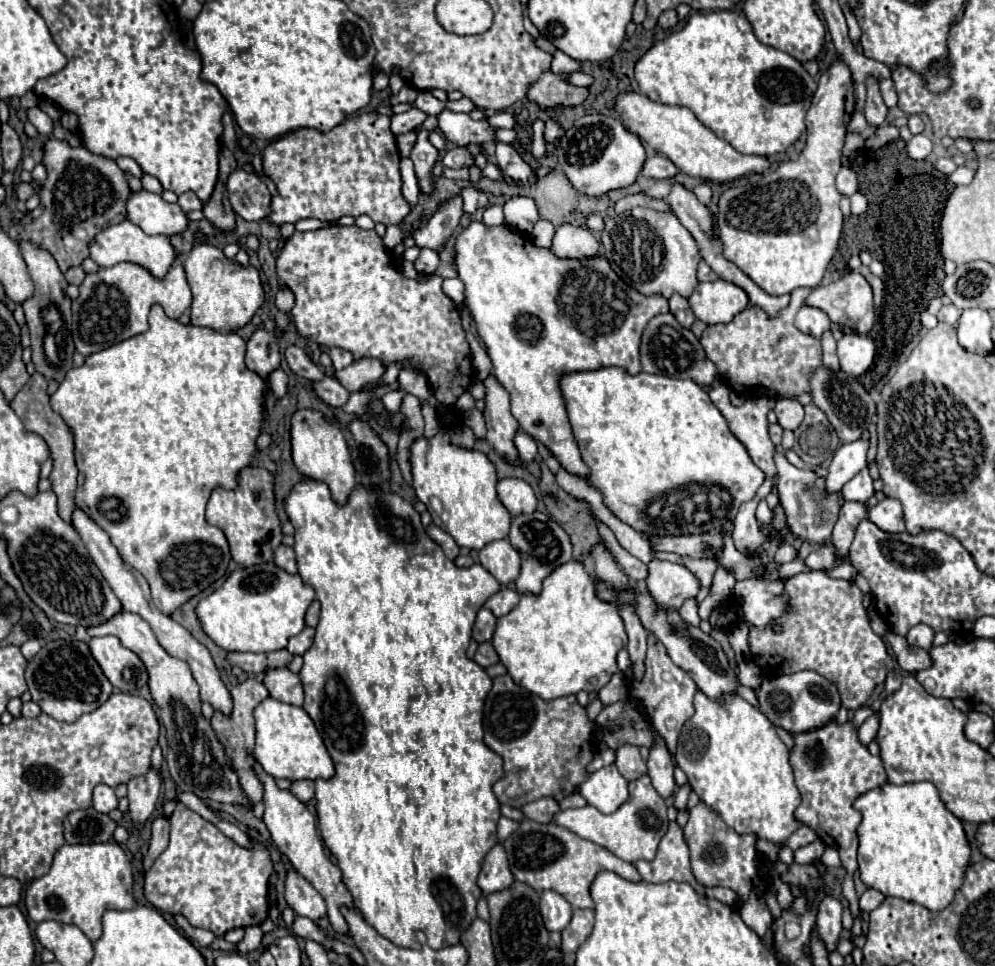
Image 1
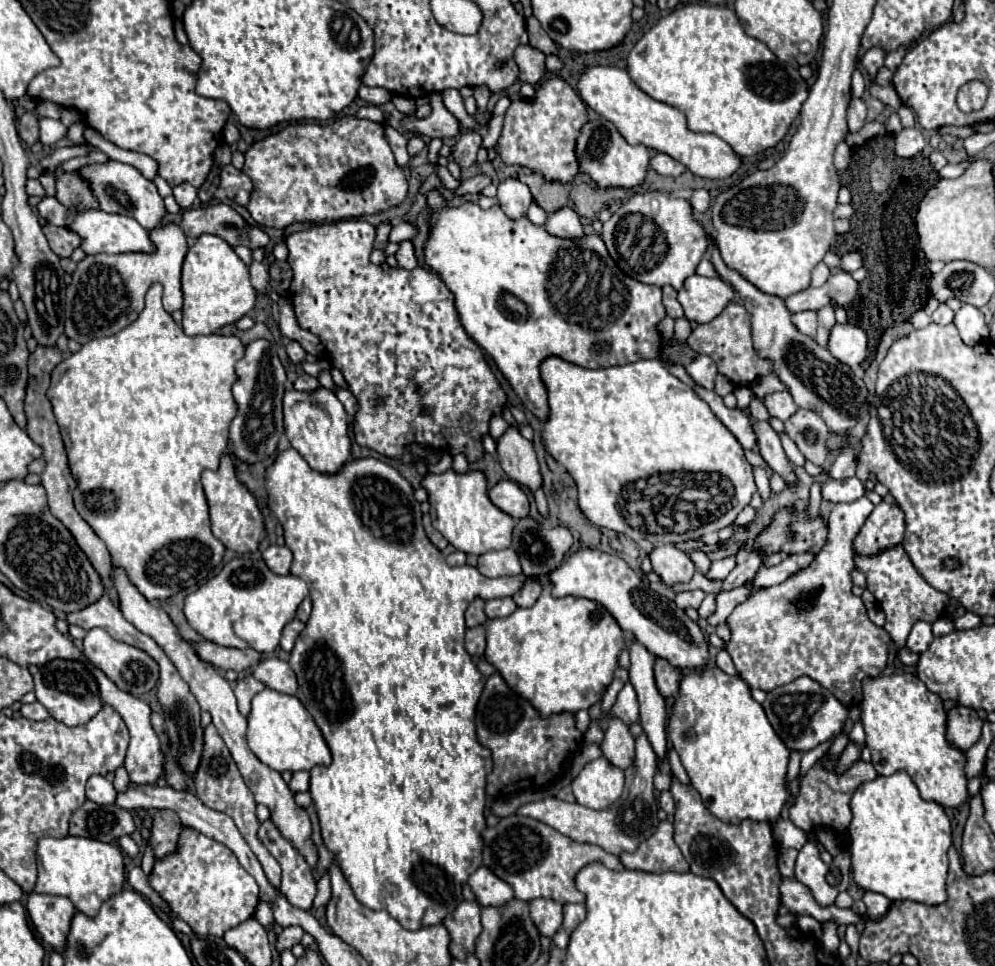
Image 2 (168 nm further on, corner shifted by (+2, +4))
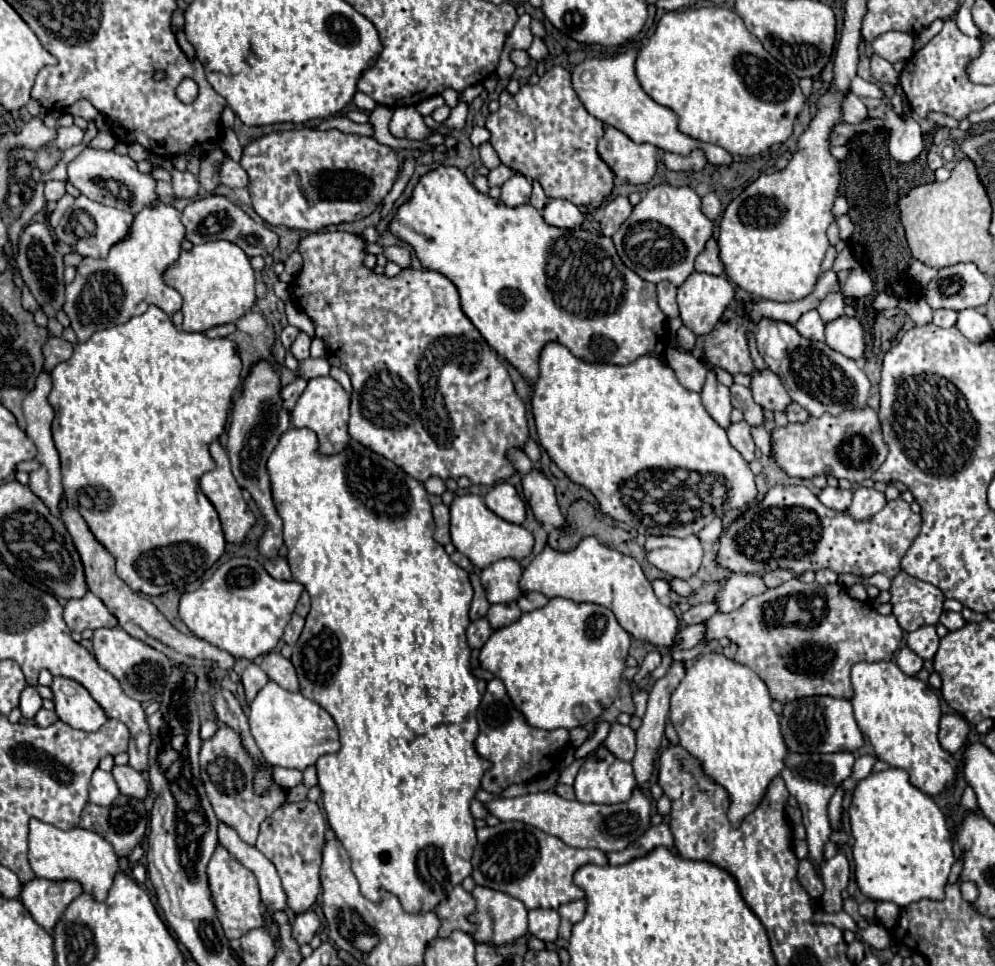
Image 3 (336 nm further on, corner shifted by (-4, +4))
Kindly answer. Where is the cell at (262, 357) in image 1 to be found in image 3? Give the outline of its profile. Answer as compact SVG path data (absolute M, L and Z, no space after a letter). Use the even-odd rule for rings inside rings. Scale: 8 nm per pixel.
M258 360L252 370L242 380L242 394L232 404L232 422L228 430L228 456L232 464L232 474L236 482L246 488L252 498L256 500L258 508L262 510L268 526L260 540L260 554L264 558L274 558L282 546L282 520L274 510L272 494L270 494L270 480L266 462L274 452L280 436L290 430L290 412L284 408L282 400L282 382L278 370L272 366L270 360Z

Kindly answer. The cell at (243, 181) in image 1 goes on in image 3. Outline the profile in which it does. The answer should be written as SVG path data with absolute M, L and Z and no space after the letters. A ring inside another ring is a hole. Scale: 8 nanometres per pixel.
M228 158L222 164L222 168L220 168L220 182L224 186L234 188L234 190L236 188L248 188L248 174L246 174L246 170L238 162Z

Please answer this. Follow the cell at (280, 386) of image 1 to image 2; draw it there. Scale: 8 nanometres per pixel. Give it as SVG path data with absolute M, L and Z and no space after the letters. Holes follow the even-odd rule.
M316 388L314 392L286 390L284 394L284 430L286 436L300 452L300 456L320 472L338 472L350 456L348 438L348 414L336 394L326 388Z

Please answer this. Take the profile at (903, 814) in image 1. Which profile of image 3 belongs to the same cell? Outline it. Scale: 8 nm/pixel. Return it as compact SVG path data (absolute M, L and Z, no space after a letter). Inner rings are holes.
M888 768L884 772L870 774L856 784L850 804L850 822L854 832L854 874L864 896L876 902L888 900L898 906L908 906L910 902L922 898L944 900L944 888L950 876L950 868L956 860L952 852L948 820L928 794L910 784L908 774L902 768Z

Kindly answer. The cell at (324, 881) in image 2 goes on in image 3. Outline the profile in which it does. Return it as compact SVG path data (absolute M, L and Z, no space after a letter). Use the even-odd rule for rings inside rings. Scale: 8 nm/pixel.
M308 910L308 912L300 912L296 918L294 918L294 924L292 924L292 938L302 946L302 944L308 944L314 934L318 932L321 922L320 918L316 916L316 912Z

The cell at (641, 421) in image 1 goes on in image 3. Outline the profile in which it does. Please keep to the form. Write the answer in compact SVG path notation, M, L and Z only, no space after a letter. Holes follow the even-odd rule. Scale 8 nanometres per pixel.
M550 342L544 346L542 354L540 354L540 378L538 382L532 386L534 394L532 394L532 412L536 416L536 428L538 428L538 436L540 436L540 444L544 446L544 450L548 452L548 456L556 462L556 466L576 484L588 488L596 500L598 500L598 510L600 514L606 514L618 522L626 522L628 526L632 526L634 530L638 530L638 534L642 536L650 536L650 534L662 534L662 536L676 536L676 538L688 538L692 534L698 534L704 526L708 526L718 514L726 514L728 510L738 510L738 508L746 508L750 506L756 496L756 482L754 482L754 474L748 466L748 462L740 456L740 452L730 444L726 430L716 424L716 420L708 414L708 410L702 404L700 394L686 390L676 374L672 372L672 368L668 364L664 364L660 358L654 356L642 356L632 364L626 366L614 366L614 364L588 364L580 358L576 358L566 346L558 344L558 342ZM684 512L688 512L690 522L678 522L678 516L682 516Z

